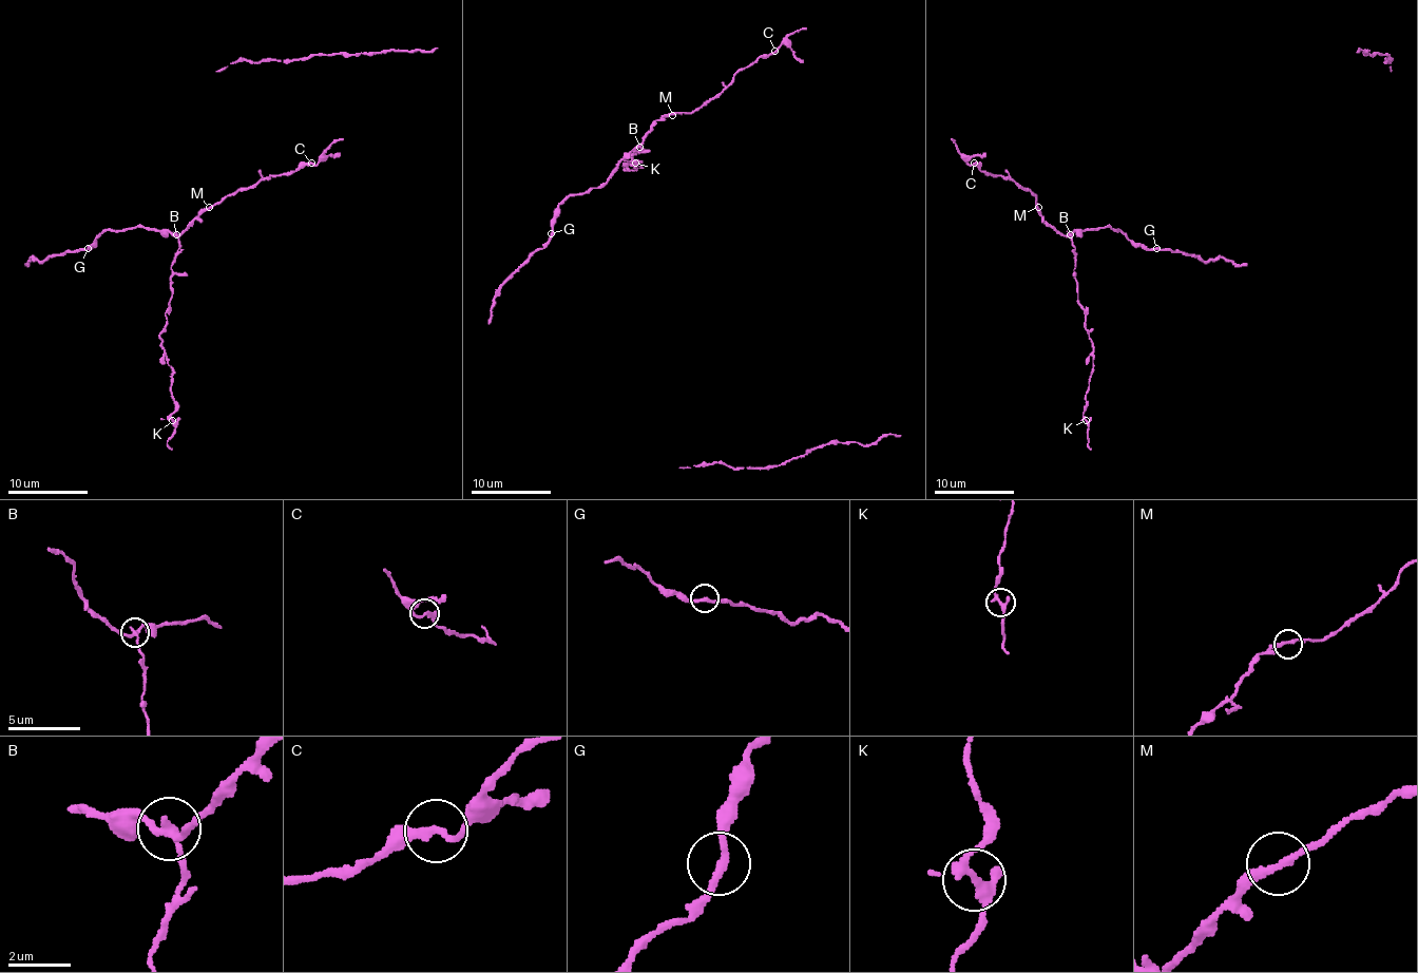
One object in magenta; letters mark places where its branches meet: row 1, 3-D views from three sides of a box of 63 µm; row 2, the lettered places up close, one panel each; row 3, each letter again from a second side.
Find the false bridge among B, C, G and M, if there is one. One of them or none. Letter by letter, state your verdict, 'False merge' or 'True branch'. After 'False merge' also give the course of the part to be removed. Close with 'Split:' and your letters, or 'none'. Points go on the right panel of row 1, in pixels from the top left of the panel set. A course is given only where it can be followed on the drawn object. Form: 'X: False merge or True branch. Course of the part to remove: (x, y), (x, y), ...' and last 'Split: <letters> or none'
B: False merge. Course of the part to remove: (1070, 233), (1078, 298), (1092, 344), (1092, 370), (1083, 415), (1090, 449)
C: True branch
G: True branch
M: True branch
Split: B

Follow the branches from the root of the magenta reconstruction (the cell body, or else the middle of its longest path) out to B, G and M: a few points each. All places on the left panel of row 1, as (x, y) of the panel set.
B: (27, 264), (32, 258), (43, 262), (50, 255), (85, 249), (106, 229), (154, 227), (176, 233)
G: (27, 264), (32, 258), (43, 262), (50, 255), (88, 248)
M: (27, 264), (32, 258), (43, 262), (50, 255), (85, 249), (106, 229), (154, 227), (178, 235), (209, 207)

